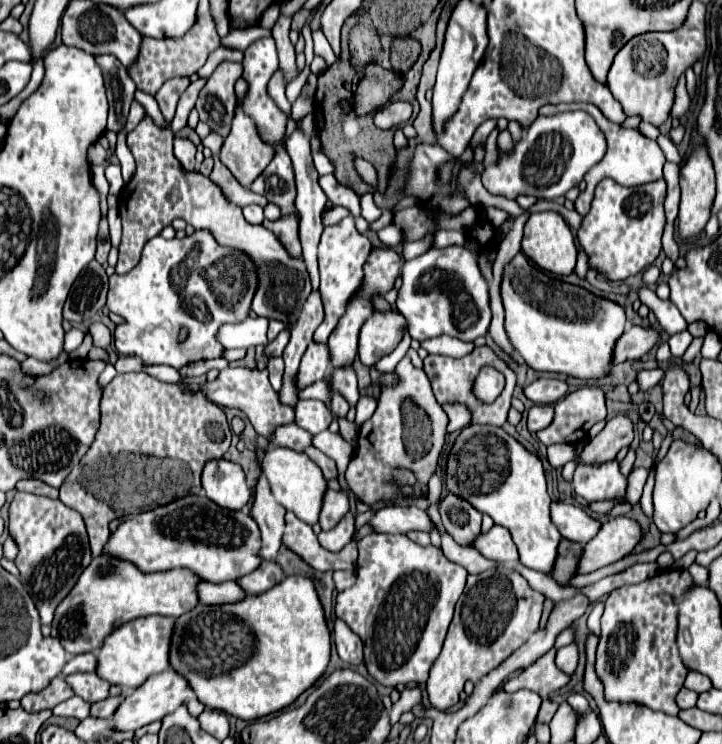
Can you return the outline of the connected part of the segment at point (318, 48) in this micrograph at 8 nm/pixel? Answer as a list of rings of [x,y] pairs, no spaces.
[[[315,30],[315,32],[313,32],[313,50],[315,50],[315,56],[321,56],[321,58],[327,62],[327,66],[331,66],[331,64],[335,64],[335,62],[337,62],[335,52],[331,50],[329,42],[325,40],[323,32],[319,32],[319,30]]]

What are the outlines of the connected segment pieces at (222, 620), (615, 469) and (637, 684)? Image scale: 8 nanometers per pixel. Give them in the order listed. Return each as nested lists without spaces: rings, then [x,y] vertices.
[[[285,576],[279,584],[275,584],[273,588],[269,588],[263,594],[245,596],[243,600],[233,602],[233,604],[219,604],[219,606],[197,604],[191,612],[179,616],[175,620],[175,628],[173,628],[173,644],[169,648],[169,666],[179,676],[185,676],[185,680],[189,680],[191,690],[197,694],[197,698],[207,708],[221,710],[221,712],[225,712],[229,716],[235,716],[235,718],[241,718],[241,720],[255,720],[255,718],[263,718],[263,716],[269,716],[273,712],[279,712],[285,706],[289,706],[291,702],[295,702],[297,696],[301,692],[305,692],[325,672],[325,668],[329,664],[329,652],[331,652],[331,636],[329,636],[329,628],[327,628],[327,622],[325,622],[325,616],[323,616],[323,606],[321,606],[321,602],[317,598],[313,582],[307,576]]]
[[[609,460],[599,466],[577,462],[571,488],[577,496],[599,502],[599,500],[613,500],[617,504],[625,502],[625,490],[627,490],[627,478],[619,472],[619,462]]]
[[[663,570],[647,582],[615,588],[607,596],[601,616],[595,672],[609,702],[633,702],[677,716],[679,708],[675,704],[675,694],[683,688],[687,668],[675,644],[677,606],[673,604],[673,596],[681,596],[691,584],[693,580],[687,570]]]

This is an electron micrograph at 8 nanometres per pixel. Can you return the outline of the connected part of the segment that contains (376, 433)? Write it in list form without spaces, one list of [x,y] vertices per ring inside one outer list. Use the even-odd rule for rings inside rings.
[[[407,356],[397,364],[395,372],[399,376],[399,384],[393,388],[381,390],[377,410],[361,426],[357,452],[351,458],[349,468],[345,472],[345,480],[349,488],[365,504],[373,504],[377,500],[393,498],[399,494],[399,488],[393,482],[393,468],[397,466],[411,468],[419,476],[419,480],[427,482],[429,474],[435,472],[437,468],[437,460],[445,444],[445,434],[447,434],[445,428],[449,420],[443,408],[439,406],[439,402],[435,400],[425,372],[415,368]],[[405,418],[411,418],[417,422],[417,432],[407,432]],[[407,444],[417,444],[417,452],[413,450],[407,452]]]

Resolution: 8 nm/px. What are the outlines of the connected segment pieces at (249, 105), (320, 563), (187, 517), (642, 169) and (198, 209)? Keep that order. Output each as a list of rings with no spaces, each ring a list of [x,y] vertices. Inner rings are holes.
[[[261,38],[261,40],[253,42],[245,50],[245,58],[243,58],[243,76],[241,78],[247,82],[247,94],[241,100],[237,98],[237,106],[241,106],[245,110],[245,114],[255,122],[261,140],[265,144],[273,146],[275,152],[281,150],[283,138],[285,138],[285,128],[287,128],[287,114],[277,108],[277,104],[273,102],[273,98],[267,92],[267,84],[269,84],[271,76],[275,74],[277,64],[279,64],[279,60],[277,60],[277,48],[275,48],[273,38]]]
[[[293,512],[285,514],[285,534],[283,546],[295,552],[303,562],[307,562],[313,570],[327,572],[327,570],[355,570],[357,562],[357,544],[349,542],[341,552],[329,552],[313,534],[311,526],[297,520]]]
[[[201,492],[121,522],[119,528],[111,532],[103,554],[115,556],[117,560],[129,560],[145,574],[187,568],[201,580],[225,582],[237,580],[259,566],[259,546],[259,528],[245,510],[219,508]]]
[[[545,104],[539,108],[539,114],[543,116],[551,116],[551,114],[557,114],[557,112],[565,112],[565,110],[585,110],[587,114],[591,114],[597,122],[597,126],[601,128],[601,132],[605,134],[605,140],[607,140],[607,152],[603,156],[603,160],[599,164],[595,164],[587,174],[585,174],[585,182],[587,182],[587,188],[585,192],[579,194],[579,198],[575,200],[575,210],[585,216],[591,208],[591,200],[593,200],[593,192],[595,192],[595,186],[603,180],[603,178],[611,178],[615,180],[617,184],[621,186],[641,186],[641,184],[647,184],[647,182],[655,182],[659,178],[663,178],[663,164],[665,164],[665,156],[659,148],[659,144],[655,140],[649,140],[645,138],[637,128],[623,128],[621,124],[615,124],[611,120],[607,120],[603,116],[603,112],[593,106],[593,104]]]
[[[147,116],[135,130],[129,132],[127,146],[135,156],[137,172],[119,194],[119,216],[123,222],[123,234],[115,272],[129,272],[141,258],[143,244],[161,234],[161,230],[169,226],[175,218],[183,218],[193,228],[211,230],[219,244],[239,248],[253,258],[259,274],[259,288],[253,298],[253,312],[257,316],[267,316],[285,324],[295,324],[301,306],[311,294],[311,282],[305,270],[305,262],[301,258],[291,258],[281,246],[281,242],[273,236],[273,232],[269,232],[265,226],[249,224],[243,218],[241,208],[229,204],[223,192],[207,176],[203,176],[201,172],[185,172],[173,156],[169,128],[155,126],[153,120]]]

